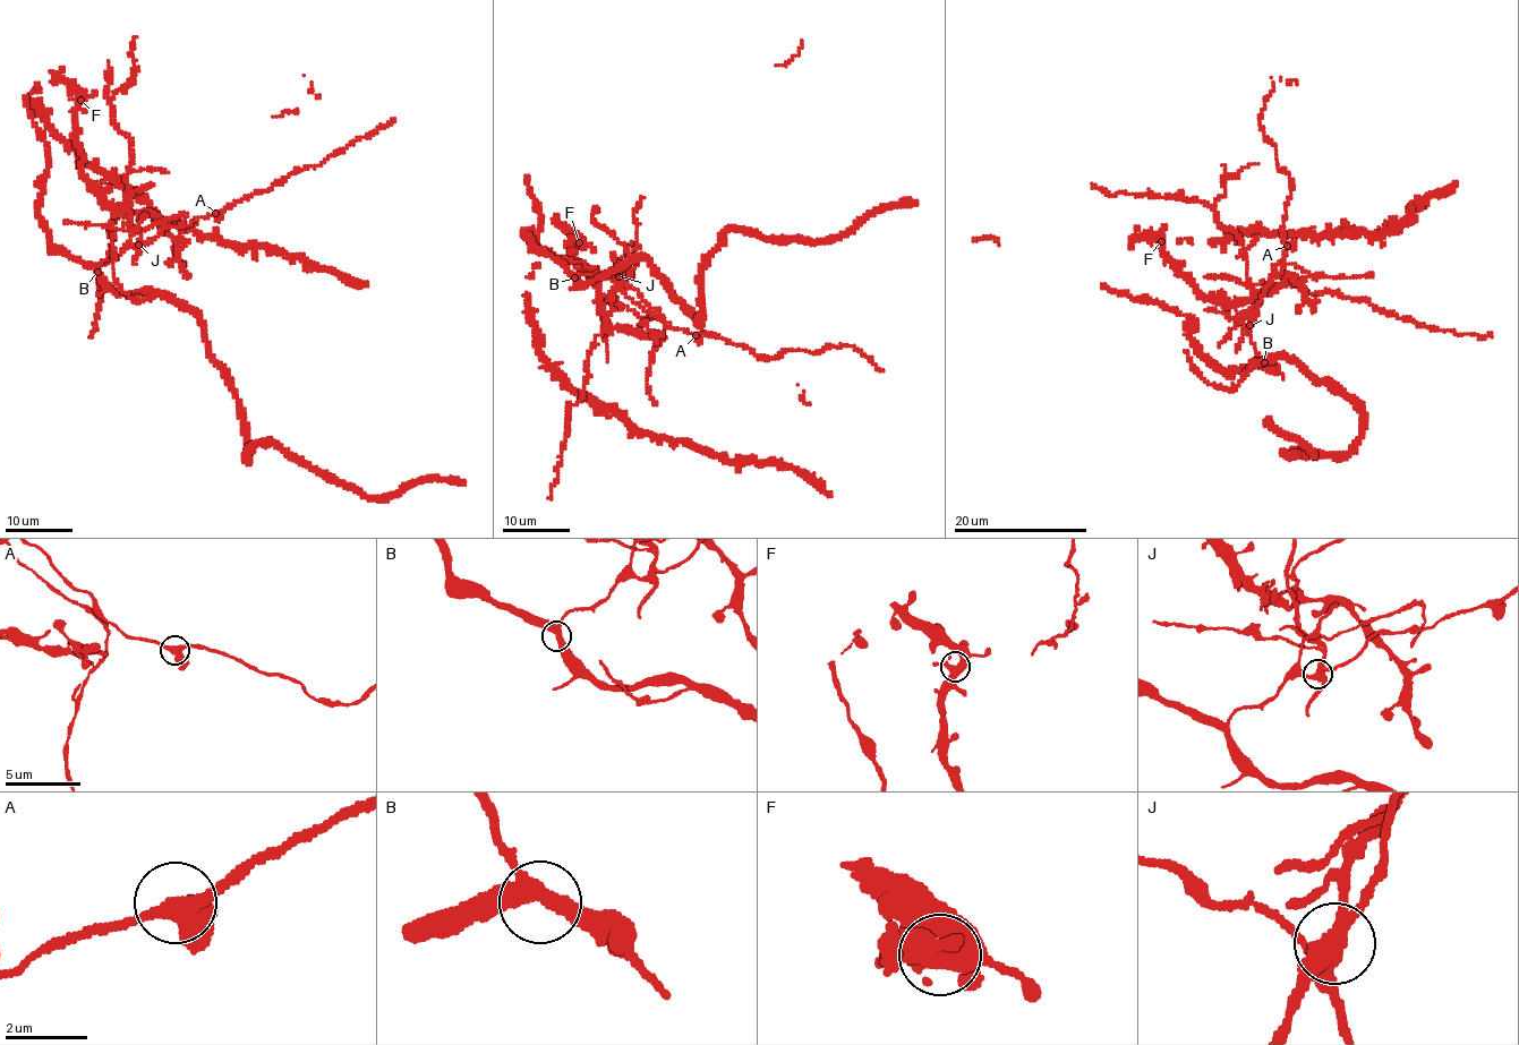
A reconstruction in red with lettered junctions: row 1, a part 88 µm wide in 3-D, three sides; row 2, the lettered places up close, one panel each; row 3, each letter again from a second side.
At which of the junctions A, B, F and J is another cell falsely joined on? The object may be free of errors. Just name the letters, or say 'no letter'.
J

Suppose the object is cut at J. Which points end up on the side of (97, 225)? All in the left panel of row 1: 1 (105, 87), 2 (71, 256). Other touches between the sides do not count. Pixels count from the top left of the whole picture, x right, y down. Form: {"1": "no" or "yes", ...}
{"1": "yes", "2": "no"}

